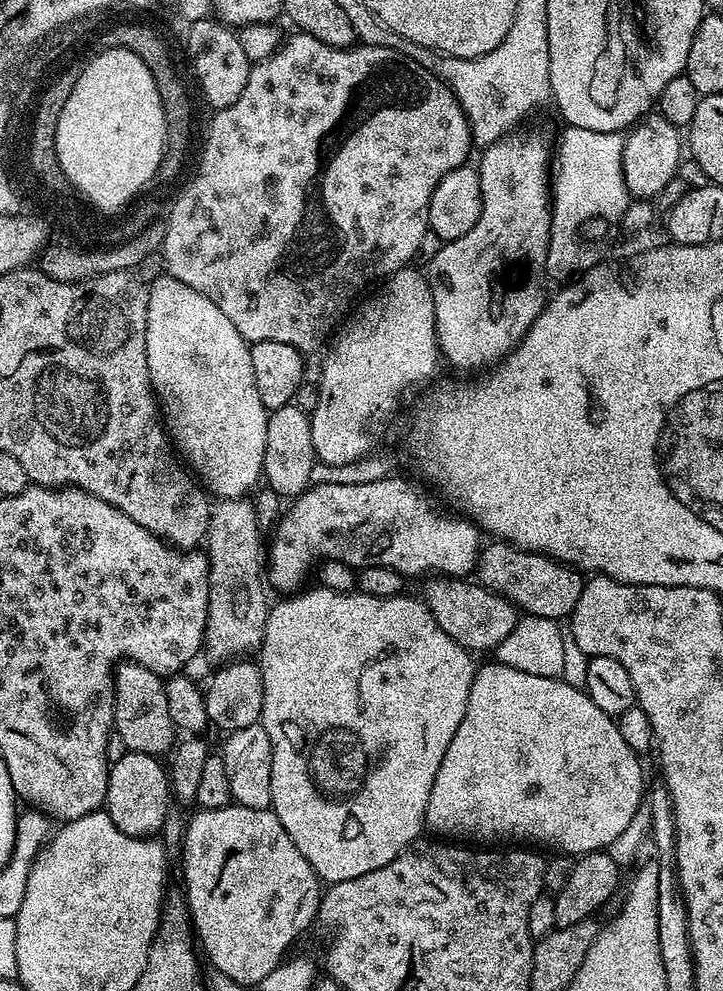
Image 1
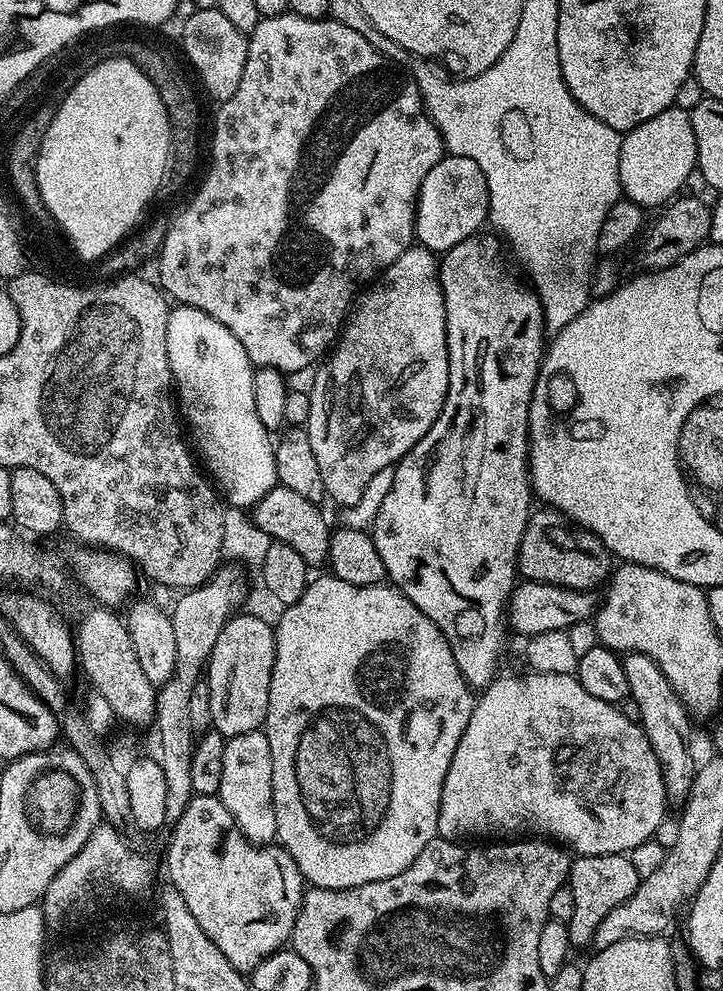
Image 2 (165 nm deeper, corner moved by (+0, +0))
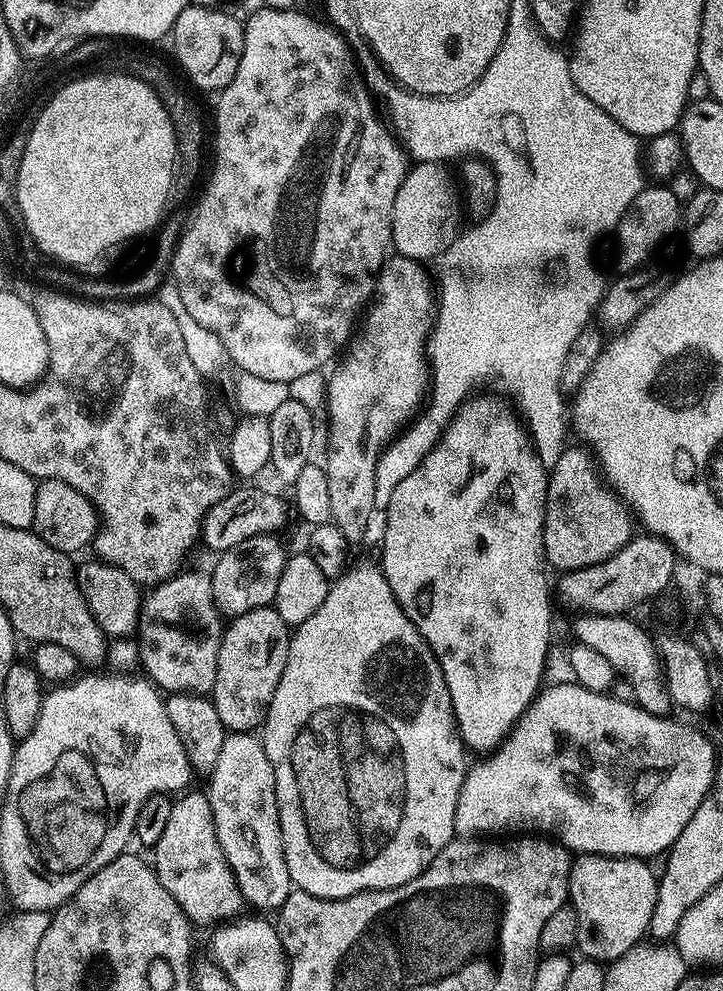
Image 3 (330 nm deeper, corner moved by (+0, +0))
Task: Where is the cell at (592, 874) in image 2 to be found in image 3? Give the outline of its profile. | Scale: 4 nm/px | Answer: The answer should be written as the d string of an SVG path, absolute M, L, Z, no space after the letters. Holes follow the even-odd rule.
M580 854L573 859L568 879L568 900L577 914L575 947L580 947L581 957L611 962L622 954L635 948L645 939L648 923L656 909L657 875L643 859L631 856L602 856L599 854Z

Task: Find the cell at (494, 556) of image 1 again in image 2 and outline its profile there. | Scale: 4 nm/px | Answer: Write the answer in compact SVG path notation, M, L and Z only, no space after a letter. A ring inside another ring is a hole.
M555 510L533 511L526 526L526 534L522 534L522 542L518 550L516 567L524 580L537 580L543 584L562 586L579 592L592 592L599 589L614 571L614 557L608 547L593 534L578 524L573 524L568 517Z

